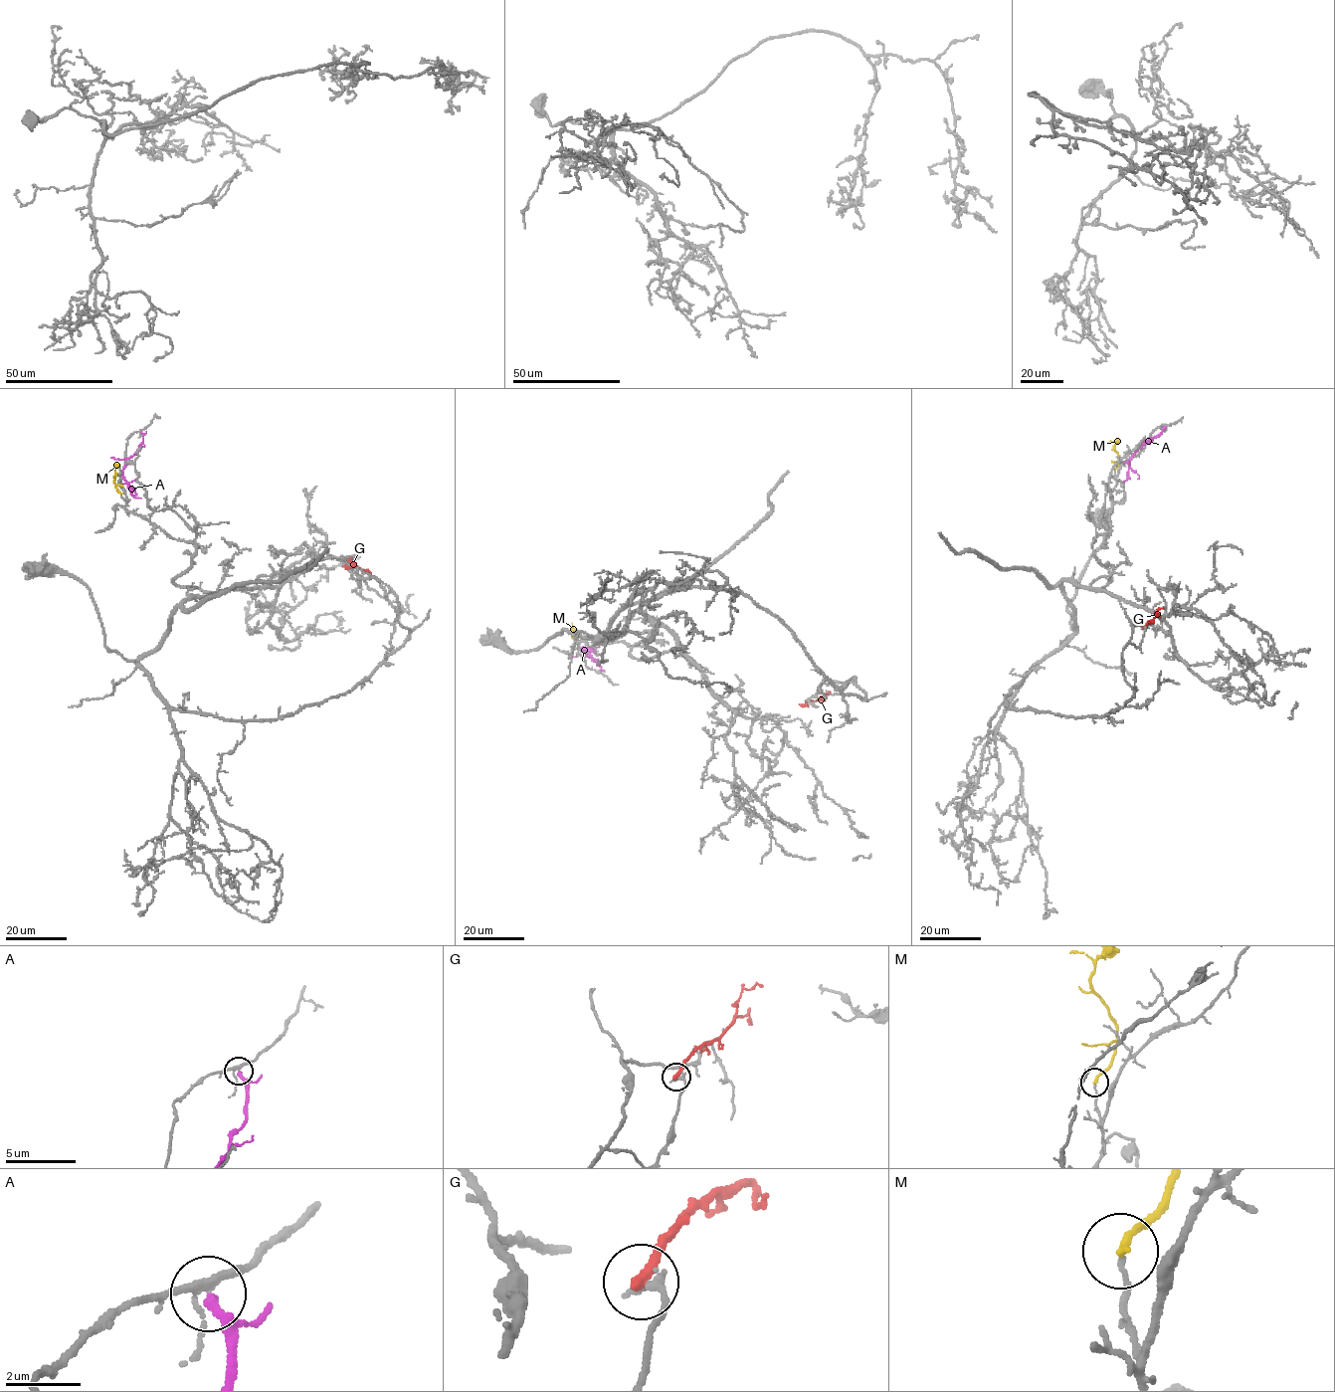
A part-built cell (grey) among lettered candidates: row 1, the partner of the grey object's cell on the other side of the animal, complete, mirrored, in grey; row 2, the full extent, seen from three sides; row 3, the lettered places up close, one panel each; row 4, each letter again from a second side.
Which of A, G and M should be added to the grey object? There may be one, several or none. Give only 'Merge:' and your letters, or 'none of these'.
Merge: none of these

